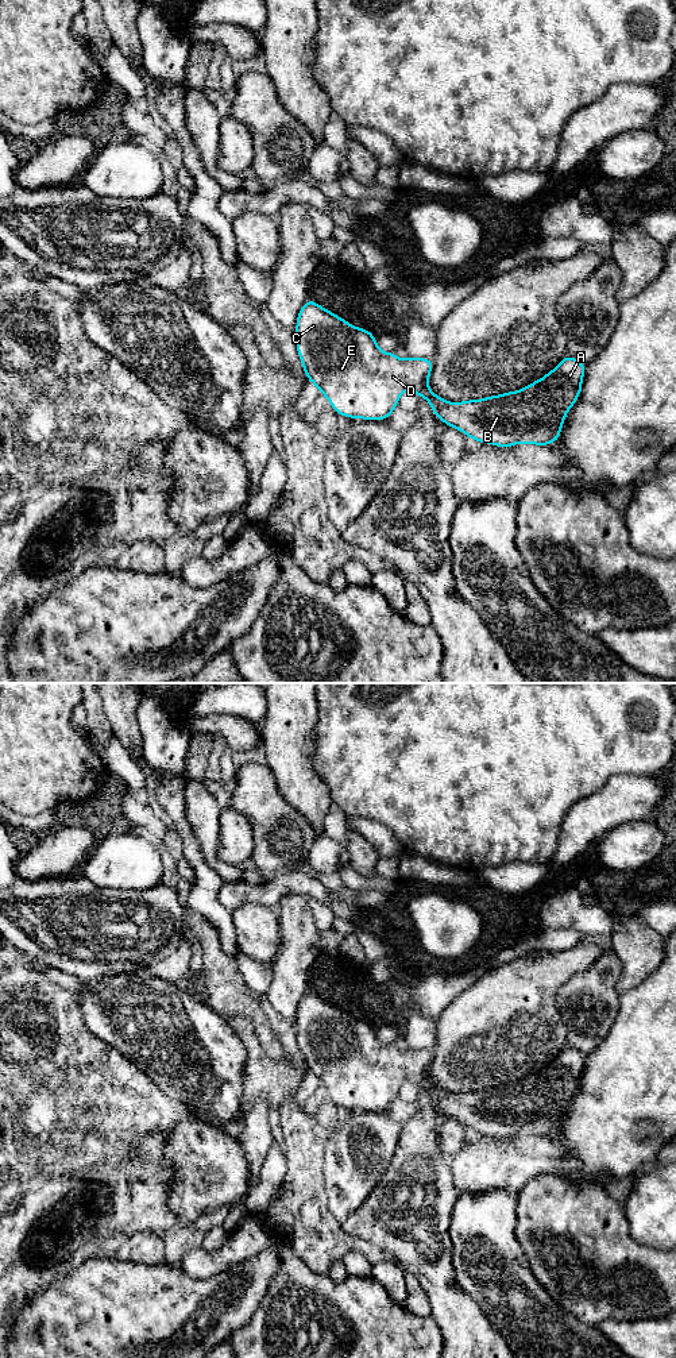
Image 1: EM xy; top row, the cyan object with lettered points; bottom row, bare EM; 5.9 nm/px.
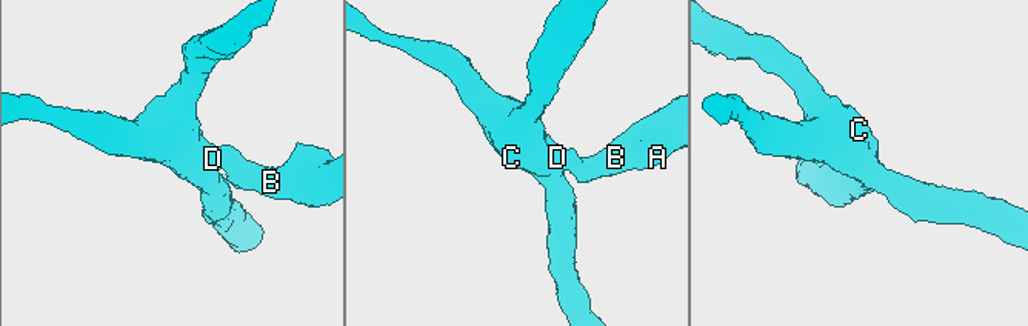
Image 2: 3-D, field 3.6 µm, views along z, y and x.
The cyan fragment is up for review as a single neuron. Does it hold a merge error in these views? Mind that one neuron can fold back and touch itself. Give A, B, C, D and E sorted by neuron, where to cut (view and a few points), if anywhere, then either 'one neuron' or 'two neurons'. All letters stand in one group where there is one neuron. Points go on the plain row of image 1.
A B C D E | no cut | one neuron

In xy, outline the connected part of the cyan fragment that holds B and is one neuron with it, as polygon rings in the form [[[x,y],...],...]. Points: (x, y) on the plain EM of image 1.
[[[310,989],[297,1007],[294,1022],[297,1043],[306,1070],[312,1072],[340,1107],[363,1111],[387,1111],[398,1097],[405,1081],[414,1083],[430,1095],[430,1102],[447,1116],[456,1119],[475,1133],[509,1139],[518,1134],[551,1137],[560,1130],[565,1106],[582,1085],[586,1056],[569,1046],[542,1069],[517,1083],[490,1087],[482,1091],[449,1093],[437,1088],[428,1077],[433,1052],[429,1049],[401,1050],[383,1043],[375,1026],[351,1016]]]

